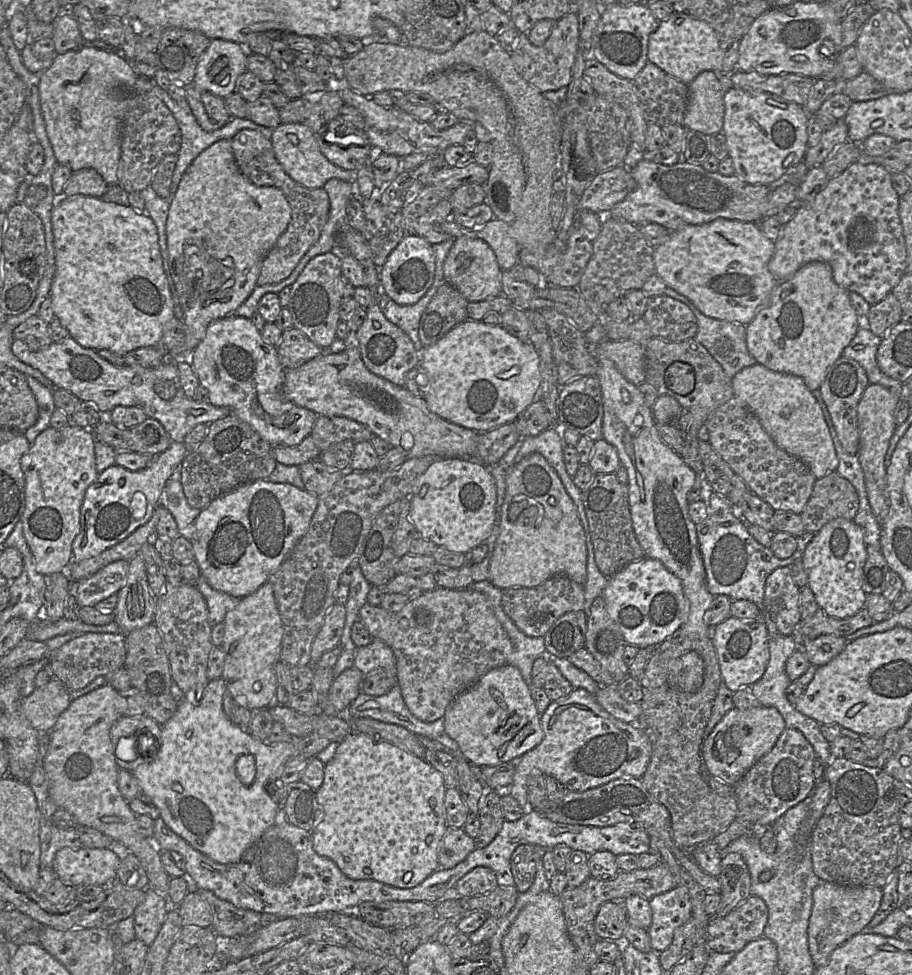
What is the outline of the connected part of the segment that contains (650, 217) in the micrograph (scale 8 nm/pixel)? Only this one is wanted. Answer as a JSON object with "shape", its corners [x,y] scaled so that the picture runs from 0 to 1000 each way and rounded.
{"shape":[[[706,162],[691,176],[698,192],[670,213],[669,223],[695,231],[721,229],[734,237],[787,224],[832,229],[845,195],[841,191],[820,189],[805,178],[793,181],[787,176],[776,176],[769,168],[750,164],[734,170]]]}

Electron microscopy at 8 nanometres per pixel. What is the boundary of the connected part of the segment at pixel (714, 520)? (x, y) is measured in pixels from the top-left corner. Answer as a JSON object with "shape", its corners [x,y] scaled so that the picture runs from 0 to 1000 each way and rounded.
{"shape":[[[785,505],[779,509],[775,525],[775,531],[763,538],[763,543],[776,606],[782,611],[796,610],[803,616],[821,615],[836,625],[841,592],[851,583],[866,582],[874,573],[877,573],[894,547],[883,545],[874,551],[874,563],[871,568],[863,573],[854,573],[821,547],[809,523]]]}

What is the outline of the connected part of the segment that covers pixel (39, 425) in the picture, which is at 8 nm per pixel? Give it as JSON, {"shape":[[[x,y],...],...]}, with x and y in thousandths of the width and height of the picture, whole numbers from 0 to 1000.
{"shape":[[[29,386],[29,389],[43,417],[41,433],[26,443],[31,453],[35,455],[45,443],[56,438],[55,431],[61,421],[61,416],[56,398],[49,397],[37,387]]]}

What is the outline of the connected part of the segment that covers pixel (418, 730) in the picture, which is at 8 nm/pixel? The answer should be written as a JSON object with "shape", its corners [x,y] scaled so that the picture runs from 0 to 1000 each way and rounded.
{"shape":[[[435,702],[418,714],[396,710],[383,723],[378,733],[383,737],[402,735],[441,745],[457,755],[482,761],[498,775],[505,775],[502,763],[488,751],[486,735],[475,741],[455,735],[445,724]]]}

